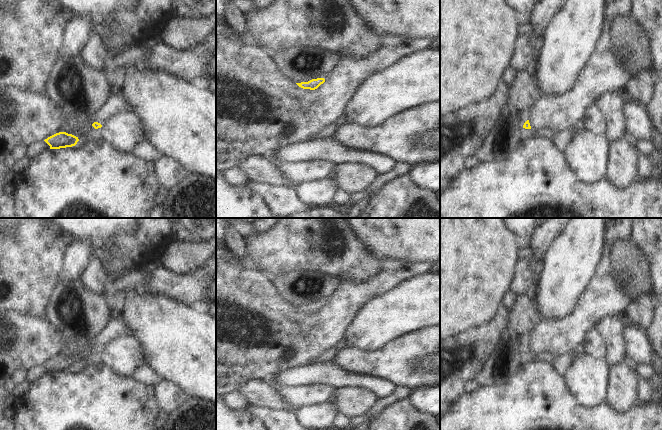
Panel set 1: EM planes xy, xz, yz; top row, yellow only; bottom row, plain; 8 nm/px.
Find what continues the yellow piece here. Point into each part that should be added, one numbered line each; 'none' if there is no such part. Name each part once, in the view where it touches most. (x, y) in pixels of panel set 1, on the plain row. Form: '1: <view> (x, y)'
1: xy (116, 327).

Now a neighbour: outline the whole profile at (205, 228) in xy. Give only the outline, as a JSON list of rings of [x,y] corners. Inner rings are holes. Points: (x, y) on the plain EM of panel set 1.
[[[180,218],[181,227],[190,234],[204,240],[216,235],[216,218]]]

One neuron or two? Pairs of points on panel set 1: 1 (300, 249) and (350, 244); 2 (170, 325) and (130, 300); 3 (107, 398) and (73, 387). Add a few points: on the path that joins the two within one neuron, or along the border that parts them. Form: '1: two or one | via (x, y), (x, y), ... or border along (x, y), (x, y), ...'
1: one | via (314, 249), (318, 249), (327, 258), (341, 258)
2: one | via (160, 322), (140, 310)
3: one | via (99, 398), (84, 398), (81, 395)

